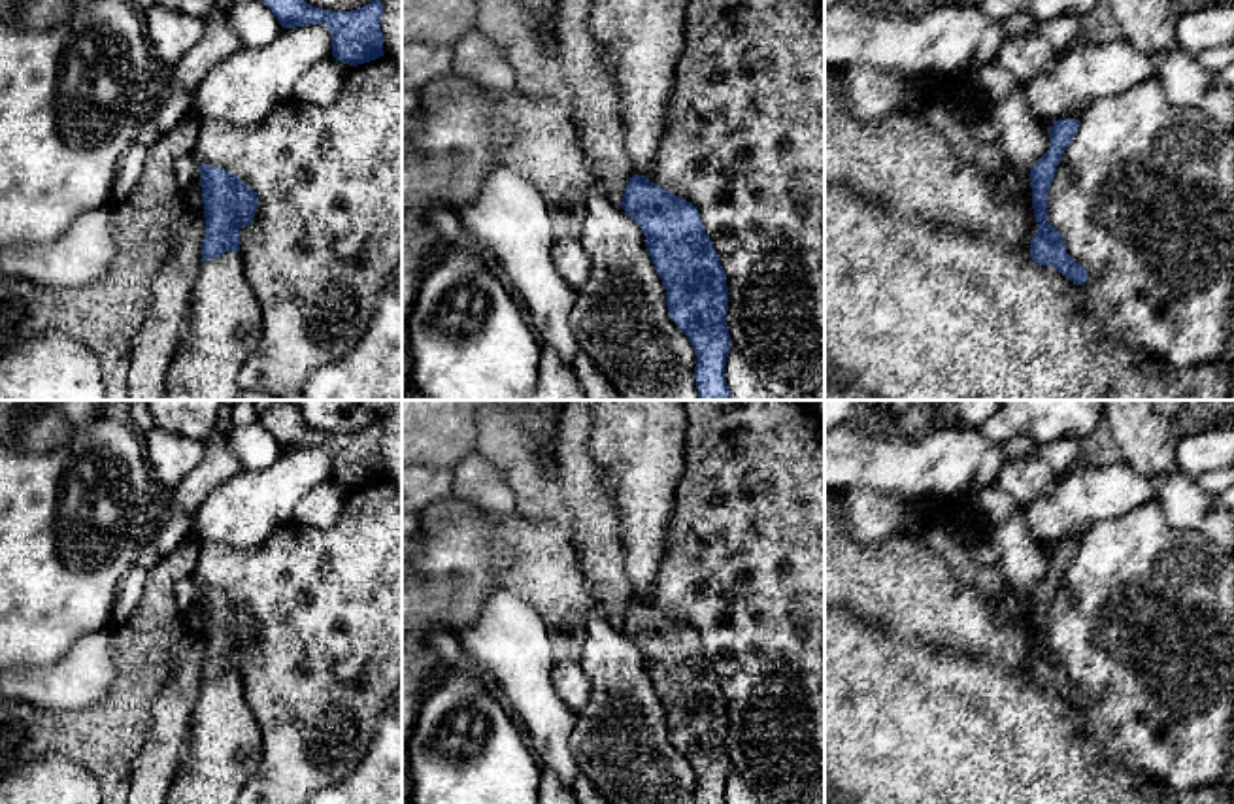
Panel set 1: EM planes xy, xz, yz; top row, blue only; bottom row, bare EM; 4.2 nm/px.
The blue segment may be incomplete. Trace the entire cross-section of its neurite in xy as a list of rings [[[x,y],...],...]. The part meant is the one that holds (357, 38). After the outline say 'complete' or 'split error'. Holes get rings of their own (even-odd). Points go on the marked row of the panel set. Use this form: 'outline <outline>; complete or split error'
outline [[[260,0],[272,9],[283,28],[326,25],[332,34],[332,57],[349,66],[383,57],[381,0],[351,9],[330,11],[306,0]]]; complete

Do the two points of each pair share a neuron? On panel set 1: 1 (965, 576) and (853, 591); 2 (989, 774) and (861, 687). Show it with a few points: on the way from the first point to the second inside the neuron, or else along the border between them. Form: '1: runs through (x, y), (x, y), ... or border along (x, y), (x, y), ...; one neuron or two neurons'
1: border along (927, 546), (946, 561), (961, 584), (997, 599); two neurons
2: runs through (957, 757), (908, 735), (893, 720); one neuron

